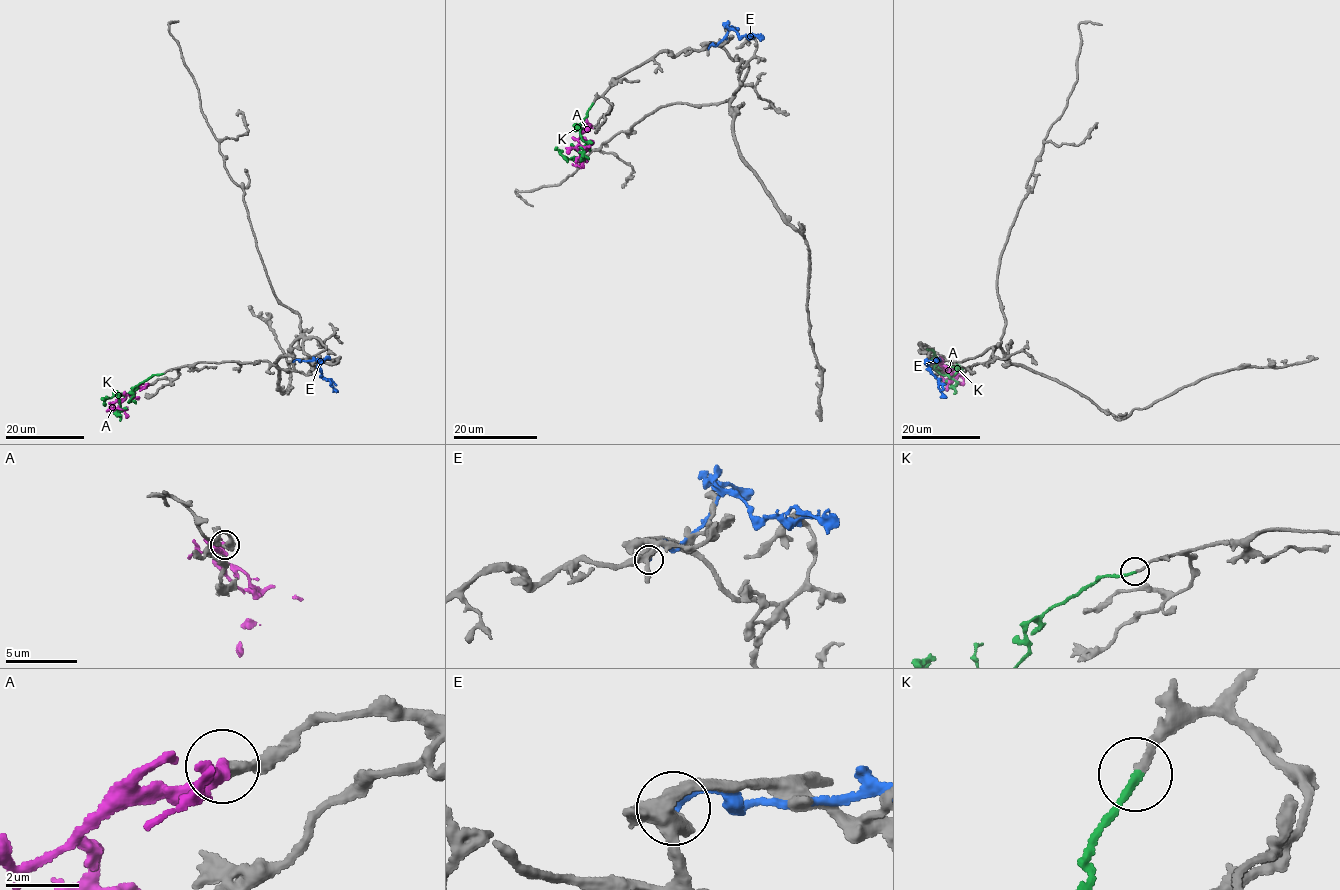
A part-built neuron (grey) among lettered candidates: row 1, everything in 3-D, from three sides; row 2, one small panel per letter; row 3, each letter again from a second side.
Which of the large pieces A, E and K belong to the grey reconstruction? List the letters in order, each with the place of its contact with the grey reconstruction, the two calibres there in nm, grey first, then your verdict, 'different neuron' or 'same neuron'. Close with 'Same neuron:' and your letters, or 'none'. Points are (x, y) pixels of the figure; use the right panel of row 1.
A: (943, 359) | 360/240 nm | different neuron
E: (938, 359) | 480/200 nm | different neuron
K: (927, 349) | 200/200 nm | same neuron
Same neuron: K

